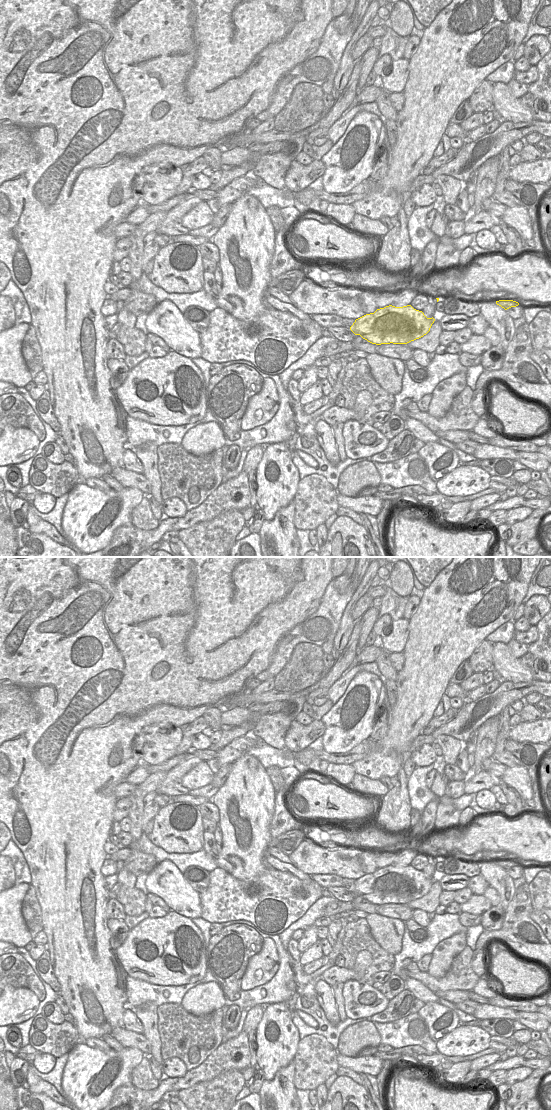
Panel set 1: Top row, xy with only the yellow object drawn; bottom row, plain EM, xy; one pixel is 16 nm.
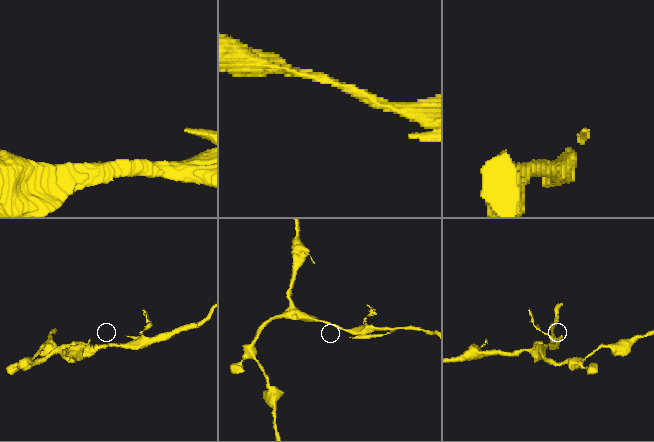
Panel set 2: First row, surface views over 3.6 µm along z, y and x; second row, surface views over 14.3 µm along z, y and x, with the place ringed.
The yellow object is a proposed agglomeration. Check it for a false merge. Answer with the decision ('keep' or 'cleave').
keep

